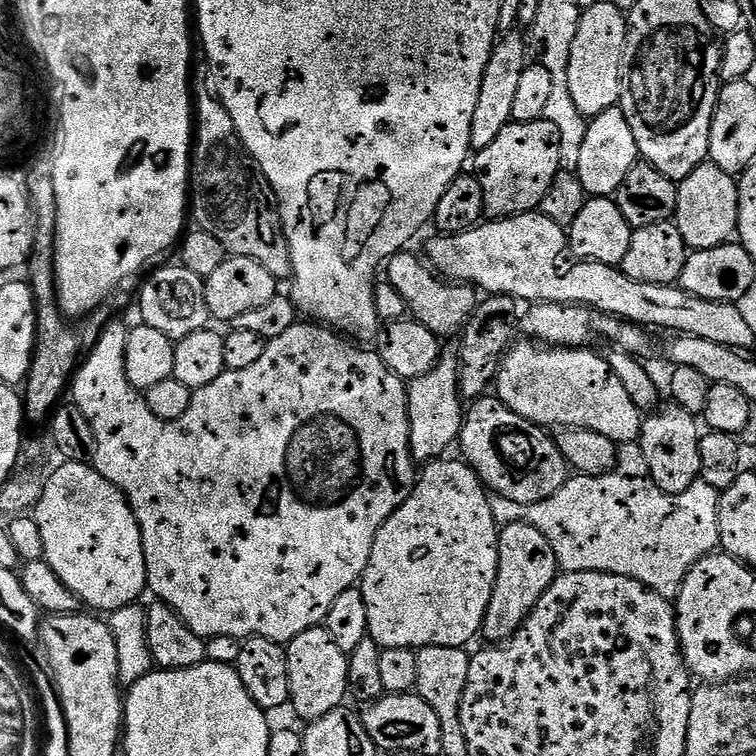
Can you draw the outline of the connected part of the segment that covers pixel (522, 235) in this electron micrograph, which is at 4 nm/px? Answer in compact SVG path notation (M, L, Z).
M539 210L527 212L521 216L511 216L505 220L481 222L468 232L436 234L433 237L428 244L427 263L443 279L449 282L470 284L481 293L511 296L517 302L528 300L529 305L578 304L591 308L593 312L602 312L606 316L614 316L629 324L638 324L645 330L669 328L672 334L706 338L709 342L718 342L718 346L737 350L748 350L744 348L752 344L752 328L748 325L747 318L739 312L736 304L703 300L676 284L634 282L634 278L626 278L623 270L615 264L603 264L589 260L573 262L570 259L567 231L562 226L558 226L558 222L546 218Z

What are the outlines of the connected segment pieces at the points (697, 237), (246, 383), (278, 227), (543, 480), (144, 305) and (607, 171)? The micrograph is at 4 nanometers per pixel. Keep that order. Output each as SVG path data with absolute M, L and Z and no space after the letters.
M705 162L678 184L678 206L674 222L681 232L682 238L692 250L710 250L714 246L729 243L737 235L738 210L740 209L740 185L737 177L731 172L722 170L717 164Z
M297 322L294 326L290 326L290 330L286 330L286 334L278 334L278 338L265 343L262 358L258 358L258 362L254 362L254 366L246 366L246 370L225 370L218 378L214 378L214 382L210 382L210 386L202 386L193 391L189 409L180 418L176 421L163 421L162 418L156 417L151 412L145 397L137 388L130 386L130 382L126 378L124 355L126 354L126 338L128 337L129 325L127 323L118 323L110 323L100 335L99 340L96 341L95 346L87 353L86 359L81 363L70 385L70 396L76 407L82 410L82 414L86 414L86 422L90 422L90 426L94 426L94 442L96 443L94 467L96 472L102 474L102 478L106 478L106 482L110 482L128 499L128 505L131 506L132 513L136 515L136 520L140 523L142 550L146 554L147 591L149 593L153 592L156 595L153 597L159 603L173 608L178 614L178 618L182 618L182 622L186 622L186 626L190 626L190 630L194 630L194 634L205 638L210 636L233 636L234 639L243 642L249 636L261 636L267 640L272 640L275 644L287 645L288 641L298 638L298 634L302 634L302 630L321 627L325 618L330 614L330 606L334 606L334 598L338 598L338 594L355 588L361 583L366 566L370 562L370 550L374 550L374 538L378 538L378 530L382 530L385 522L400 509L402 502L406 502L406 498L410 498L412 488L418 479L418 464L417 461L413 460L412 451L410 450L408 390L405 381L388 369L386 362L382 362L379 351L372 350L372 352L367 352L364 349L367 347L357 346L355 343L345 339L343 335L337 334L333 329L321 326L319 323Z
M208 78L194 88L194 128L194 151L190 157L190 216L196 219L195 227L206 234L214 234L231 255L254 258L254 262L262 262L262 266L274 274L276 281L287 281L292 276L292 259L276 195L266 174L262 174L254 158L244 149L240 135L236 133L234 118L230 118L226 106L216 95L215 83Z
M485 394L480 399L471 401L470 407L464 414L464 425L460 427L459 448L461 452L459 455L464 463L475 470L489 493L510 498L519 504L542 502L553 496L570 479L569 466L562 458L555 439L539 424L532 424L526 418L514 414L514 410L506 407L495 394Z
M183 266L160 268L140 288L140 317L154 330L166 334L174 342L186 334L200 332L209 327L210 317L206 306L205 277L194 274Z
M617 106L588 120L586 138L582 142L582 154L578 157L575 174L589 197L612 198L622 182L626 182L626 174L630 174L630 170L640 159L638 142L634 142L634 130L630 130L626 114Z

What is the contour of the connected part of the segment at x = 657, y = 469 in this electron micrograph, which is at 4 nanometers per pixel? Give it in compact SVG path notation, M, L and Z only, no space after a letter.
M669 403L644 416L644 425L640 428L638 443L644 455L644 461L648 463L648 473L652 475L652 481L666 494L671 496L682 494L690 490L693 482L700 479L701 435L701 421L674 403Z

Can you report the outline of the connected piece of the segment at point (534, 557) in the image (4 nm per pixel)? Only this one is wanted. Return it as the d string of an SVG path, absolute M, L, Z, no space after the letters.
M526 522L505 524L500 528L498 542L498 578L490 594L490 606L484 615L483 639L493 645L505 643L519 628L524 627L532 607L546 594L546 590L556 580L558 565L550 542L542 530L534 530Z

